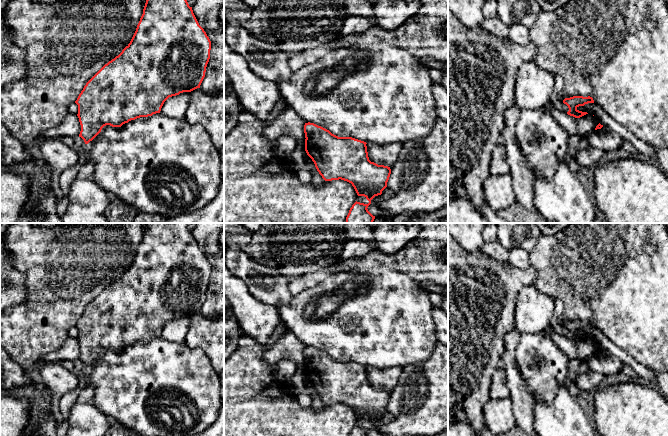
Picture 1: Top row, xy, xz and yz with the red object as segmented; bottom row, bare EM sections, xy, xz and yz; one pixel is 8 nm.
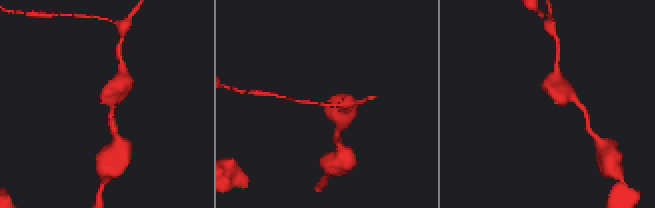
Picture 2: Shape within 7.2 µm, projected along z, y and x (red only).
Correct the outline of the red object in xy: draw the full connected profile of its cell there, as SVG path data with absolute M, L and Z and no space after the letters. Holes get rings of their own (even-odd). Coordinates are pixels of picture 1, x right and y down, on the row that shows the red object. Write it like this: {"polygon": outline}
{"polygon": "M146 0L130 43L86 83L75 101L81 125L79 137L88 144L104 126L121 127L131 120L160 113L169 97L200 88L210 59L210 50L211 41L199 25L187 0Z"}

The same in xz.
{"polygon": "M305 123L305 151L312 159L319 174L325 181L344 180L352 184L358 196L364 196L369 203L355 202L346 217L346 223L373 223L375 216L368 211L371 200L387 187L391 169L371 162L366 142L352 137L338 137L329 130L314 123Z"}

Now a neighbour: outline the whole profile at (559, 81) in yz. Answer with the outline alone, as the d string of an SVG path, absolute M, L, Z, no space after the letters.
M553 74L554 79L555 79L555 85L553 92L551 94L550 101L553 103L554 107L563 112L567 113L569 111L569 108L566 104L563 103L563 101L560 101L558 99L559 93L562 91L563 86L564 86L564 79L560 74Z

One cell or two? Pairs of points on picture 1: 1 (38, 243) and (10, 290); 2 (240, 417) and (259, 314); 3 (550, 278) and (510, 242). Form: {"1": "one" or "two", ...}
{"1": "two", "2": "two", "3": "two"}

